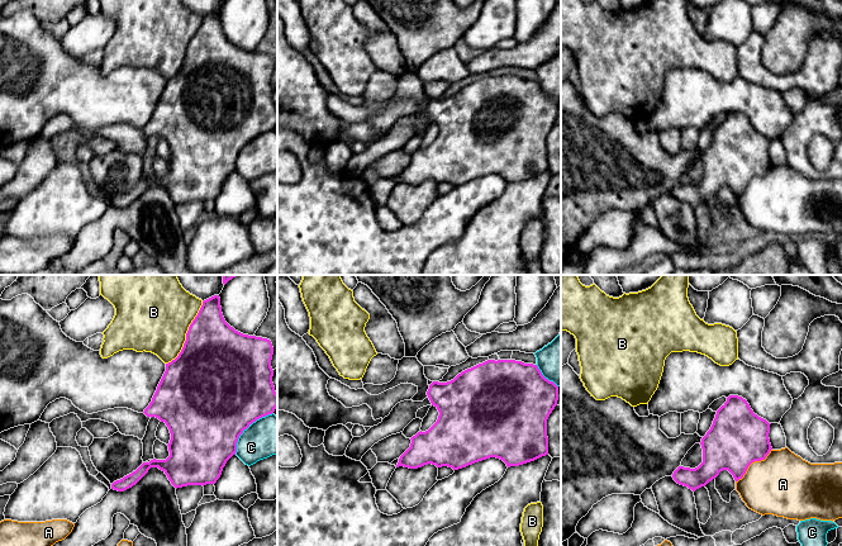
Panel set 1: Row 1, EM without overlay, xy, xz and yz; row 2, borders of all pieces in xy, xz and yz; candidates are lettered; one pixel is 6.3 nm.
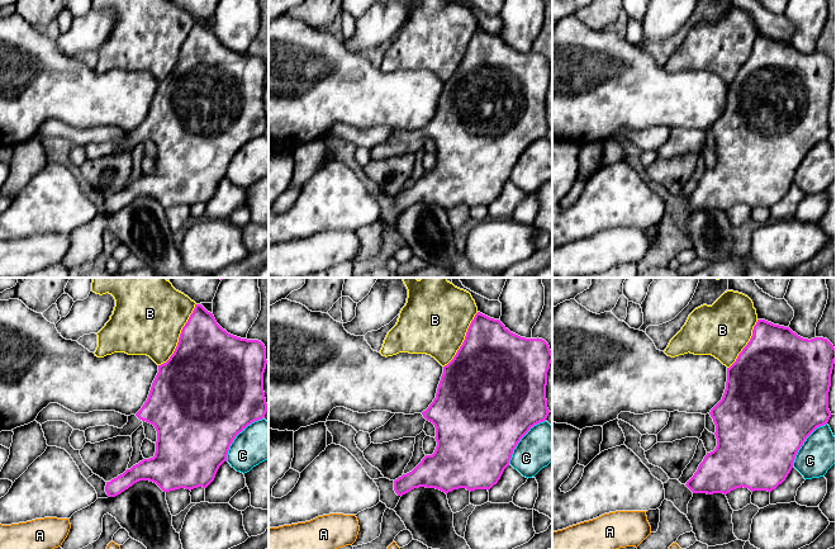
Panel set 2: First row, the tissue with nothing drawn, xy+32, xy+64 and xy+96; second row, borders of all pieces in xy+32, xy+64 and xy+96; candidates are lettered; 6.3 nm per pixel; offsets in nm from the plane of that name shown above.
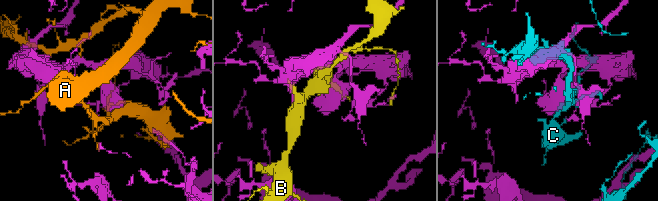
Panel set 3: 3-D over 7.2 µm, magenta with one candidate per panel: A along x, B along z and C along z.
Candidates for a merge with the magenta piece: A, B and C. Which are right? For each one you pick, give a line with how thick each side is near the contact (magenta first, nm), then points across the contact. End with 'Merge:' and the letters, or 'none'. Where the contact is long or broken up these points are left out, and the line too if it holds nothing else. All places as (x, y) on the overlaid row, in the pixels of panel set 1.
Merge: none

